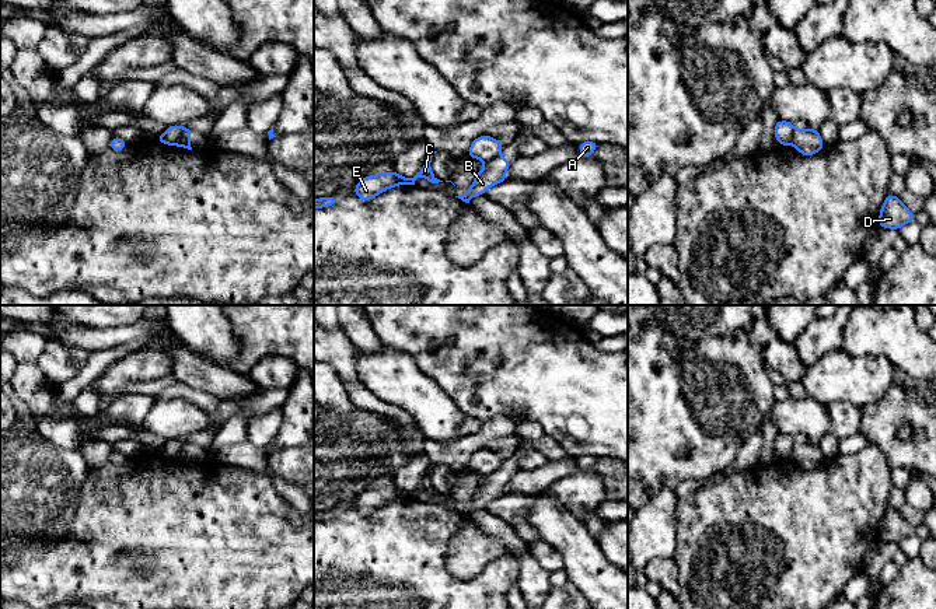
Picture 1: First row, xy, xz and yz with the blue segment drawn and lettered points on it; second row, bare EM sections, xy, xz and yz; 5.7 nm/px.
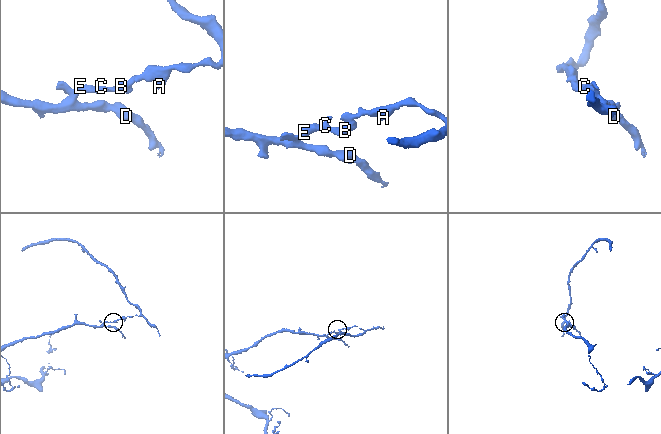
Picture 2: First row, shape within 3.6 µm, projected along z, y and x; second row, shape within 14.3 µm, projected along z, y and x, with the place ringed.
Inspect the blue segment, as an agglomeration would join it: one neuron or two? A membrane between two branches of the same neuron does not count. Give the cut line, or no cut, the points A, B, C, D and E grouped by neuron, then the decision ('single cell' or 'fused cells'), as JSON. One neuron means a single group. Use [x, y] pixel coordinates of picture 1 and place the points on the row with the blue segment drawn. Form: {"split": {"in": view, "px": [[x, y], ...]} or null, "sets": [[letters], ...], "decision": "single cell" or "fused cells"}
{"split": {"in": "xy", "px": [[185, 128], [175, 146]]}, "sets": [["A"], ["B", "C", "D", "E"]], "decision": "fused cells"}

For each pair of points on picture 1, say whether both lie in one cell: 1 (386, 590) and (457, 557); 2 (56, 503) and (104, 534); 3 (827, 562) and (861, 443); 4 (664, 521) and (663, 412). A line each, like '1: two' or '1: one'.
1: two
2: two
3: two
4: two

